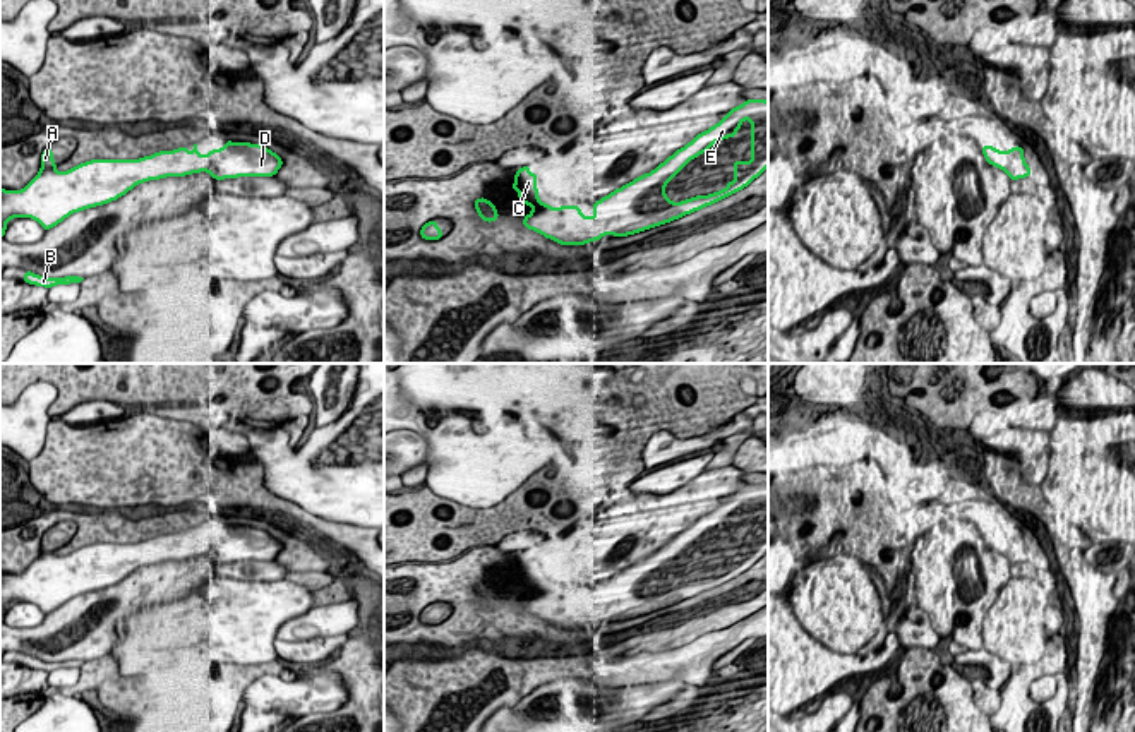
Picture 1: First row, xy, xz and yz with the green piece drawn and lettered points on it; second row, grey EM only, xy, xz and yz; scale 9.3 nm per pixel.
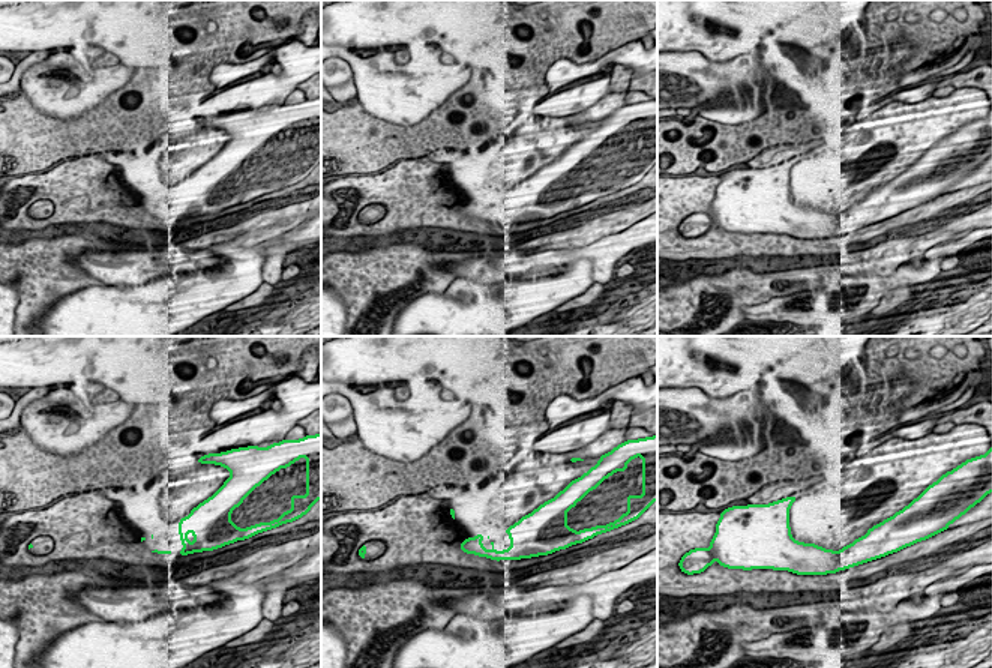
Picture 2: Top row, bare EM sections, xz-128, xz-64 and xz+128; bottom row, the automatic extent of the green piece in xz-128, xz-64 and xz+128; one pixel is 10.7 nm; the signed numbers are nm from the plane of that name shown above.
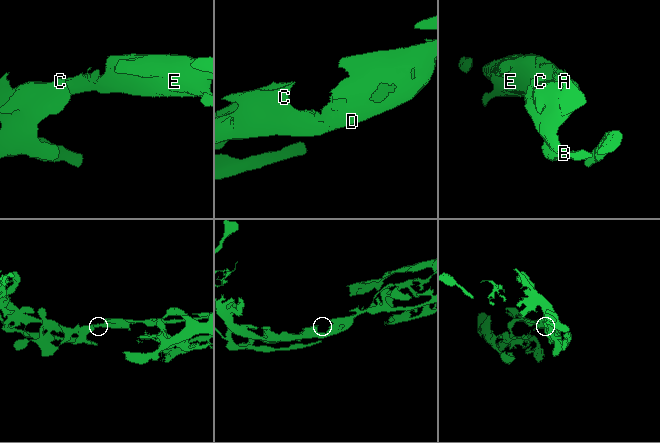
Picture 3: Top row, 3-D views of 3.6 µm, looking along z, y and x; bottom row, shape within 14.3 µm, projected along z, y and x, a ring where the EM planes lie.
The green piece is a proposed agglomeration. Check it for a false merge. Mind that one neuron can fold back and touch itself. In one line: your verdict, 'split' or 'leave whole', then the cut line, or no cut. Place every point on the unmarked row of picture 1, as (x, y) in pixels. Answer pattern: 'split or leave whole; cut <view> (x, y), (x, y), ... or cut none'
leave whole; cut none

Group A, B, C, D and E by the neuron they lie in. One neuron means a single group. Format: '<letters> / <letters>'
A B C D E

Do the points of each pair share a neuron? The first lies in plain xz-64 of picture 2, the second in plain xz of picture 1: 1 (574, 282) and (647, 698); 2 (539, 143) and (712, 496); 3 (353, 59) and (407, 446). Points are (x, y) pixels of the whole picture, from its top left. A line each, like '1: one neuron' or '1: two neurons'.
1: one neuron
2: one neuron
3: two neurons

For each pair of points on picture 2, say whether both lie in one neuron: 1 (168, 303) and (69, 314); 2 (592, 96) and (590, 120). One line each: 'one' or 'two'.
1: one
2: two

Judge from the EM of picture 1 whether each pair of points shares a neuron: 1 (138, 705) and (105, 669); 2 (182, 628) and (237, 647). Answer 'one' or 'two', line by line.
1: one
2: one

